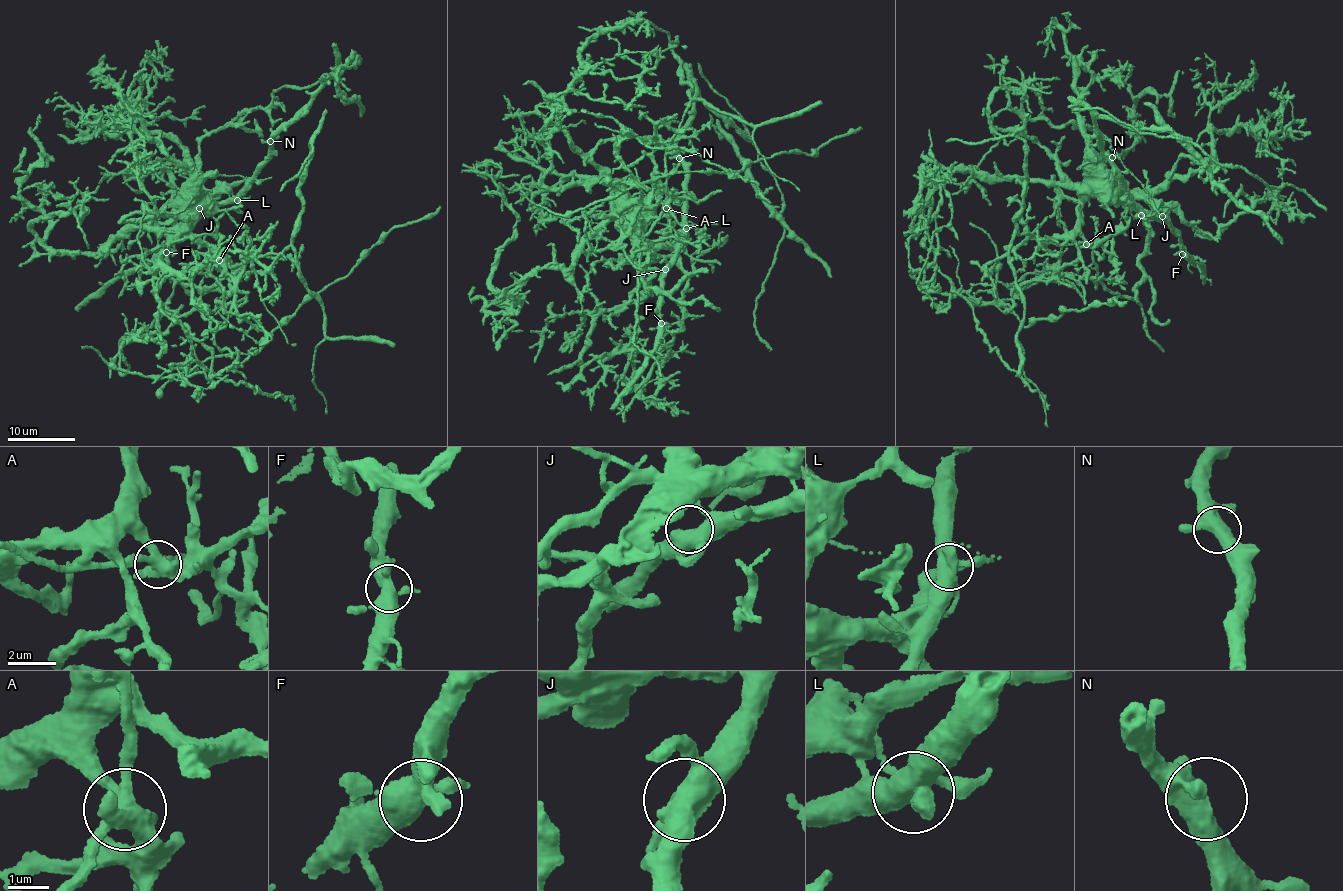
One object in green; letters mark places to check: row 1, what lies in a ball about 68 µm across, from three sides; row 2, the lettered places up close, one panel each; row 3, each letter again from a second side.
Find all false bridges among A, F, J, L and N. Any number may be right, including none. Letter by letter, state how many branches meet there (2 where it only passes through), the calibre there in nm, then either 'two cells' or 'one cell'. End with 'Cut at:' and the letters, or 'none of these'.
A: 6 | 480 nm | two cells
F: 5 | 440 nm | one cell
J: 4 | 460 nm | one cell
L: 4 | 500 nm | two cells
N: 4 | 440 nm | one cell
Cut at: A, L

